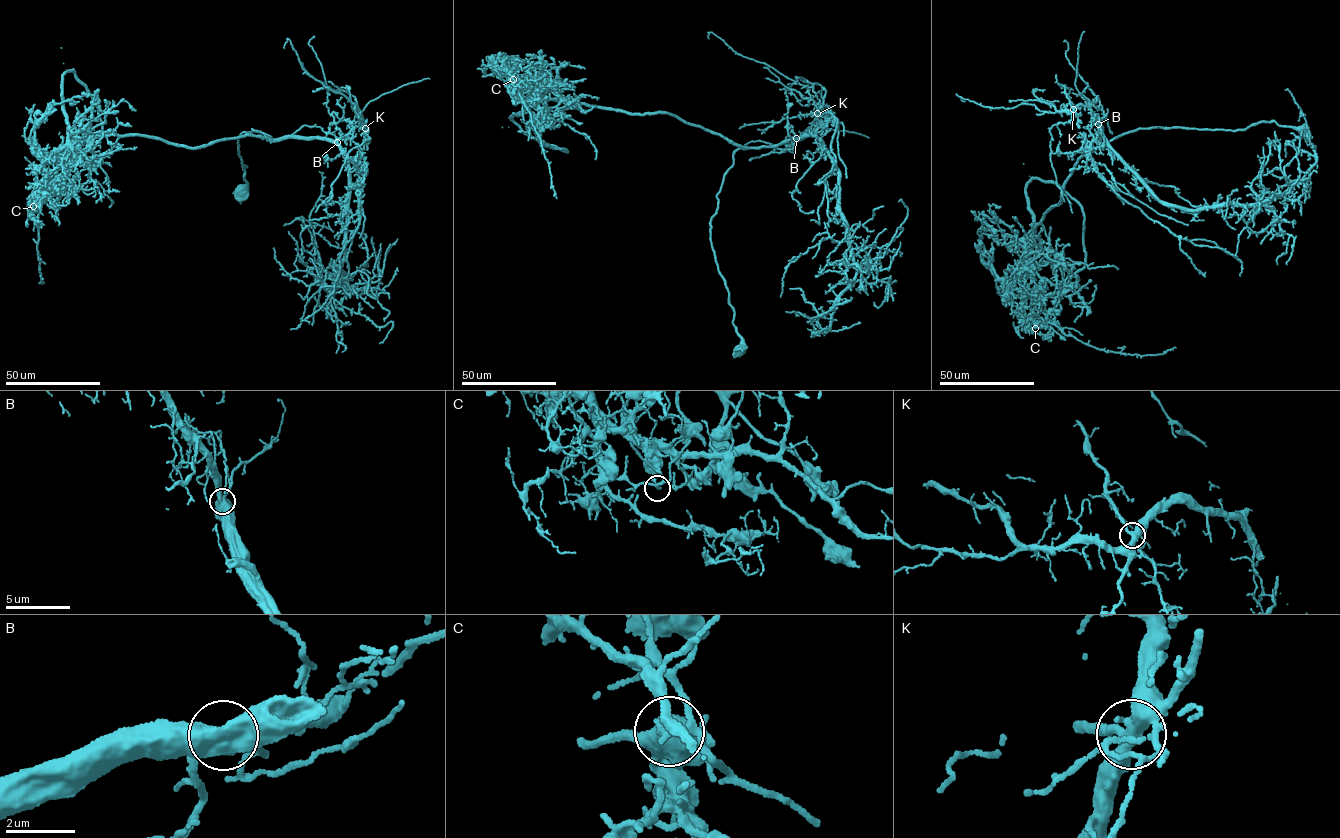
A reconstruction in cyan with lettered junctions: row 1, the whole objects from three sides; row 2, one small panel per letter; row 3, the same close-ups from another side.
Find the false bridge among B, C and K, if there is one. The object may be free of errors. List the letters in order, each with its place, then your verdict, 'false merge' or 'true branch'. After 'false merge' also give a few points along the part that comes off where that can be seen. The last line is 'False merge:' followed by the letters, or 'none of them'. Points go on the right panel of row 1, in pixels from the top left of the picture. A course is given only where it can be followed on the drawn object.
B: place (1098, 124); true branch
C: place (1035, 328); false merge; course (1035, 328), (1034, 282), (1026, 253), (1008, 226), (981, 214), (980, 242), (985, 247)
K: place (1073, 109); true branch
False merge: C

